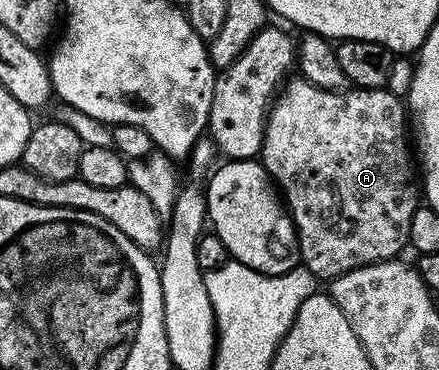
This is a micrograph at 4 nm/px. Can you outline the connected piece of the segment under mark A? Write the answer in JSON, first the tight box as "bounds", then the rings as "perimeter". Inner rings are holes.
{"bounds":[259,77,418,277],"perimeter":[[[301,77],[289,78],[279,88],[278,94],[273,98],[264,120],[264,140],[260,145],[259,162],[264,164],[273,184],[278,188],[283,202],[286,204],[286,211],[292,214],[292,223],[296,226],[296,235],[300,238],[300,255],[304,258],[303,266],[309,272],[329,271],[329,276],[335,277],[350,267],[375,263],[399,256],[400,239],[402,243],[402,232],[407,228],[412,214],[415,213],[418,200],[418,179],[414,174],[414,159],[410,154],[410,139],[404,136],[406,131],[406,107],[401,96],[395,95],[383,87],[366,88],[356,87],[345,91],[327,91],[316,84]]]}

